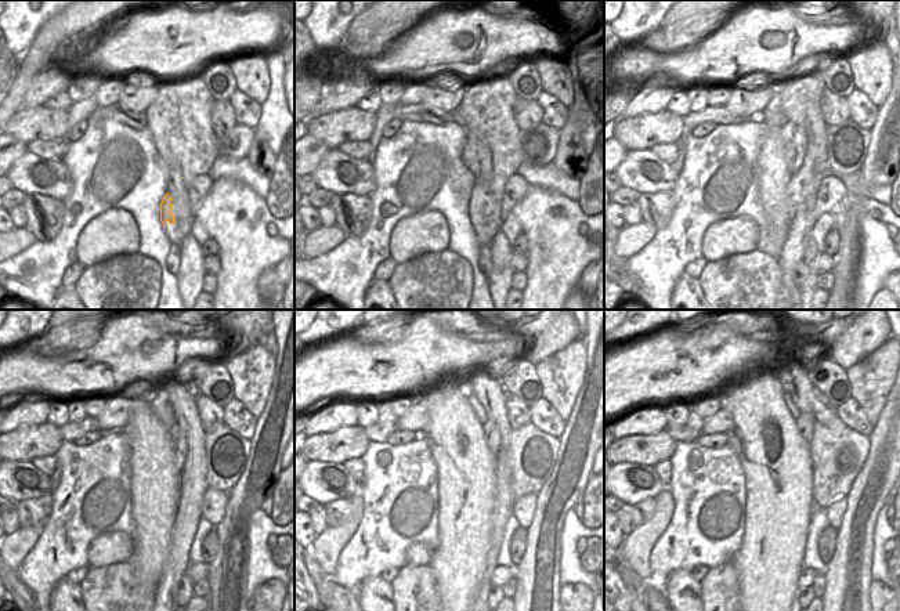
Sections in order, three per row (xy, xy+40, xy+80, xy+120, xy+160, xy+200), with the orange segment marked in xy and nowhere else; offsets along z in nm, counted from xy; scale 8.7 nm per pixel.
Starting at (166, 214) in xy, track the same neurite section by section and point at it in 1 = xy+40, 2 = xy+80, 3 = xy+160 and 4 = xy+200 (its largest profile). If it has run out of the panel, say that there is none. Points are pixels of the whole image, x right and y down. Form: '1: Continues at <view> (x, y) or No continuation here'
1: Continues at xy+40 (483, 206)
2: Continues at xy+80 (814, 167)
3: Continues at xy+160 (484, 379)
4: Continues at xy+200 (792, 373)

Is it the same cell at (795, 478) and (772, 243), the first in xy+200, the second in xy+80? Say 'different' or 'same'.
same

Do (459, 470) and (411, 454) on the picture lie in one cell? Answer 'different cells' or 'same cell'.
different cells

